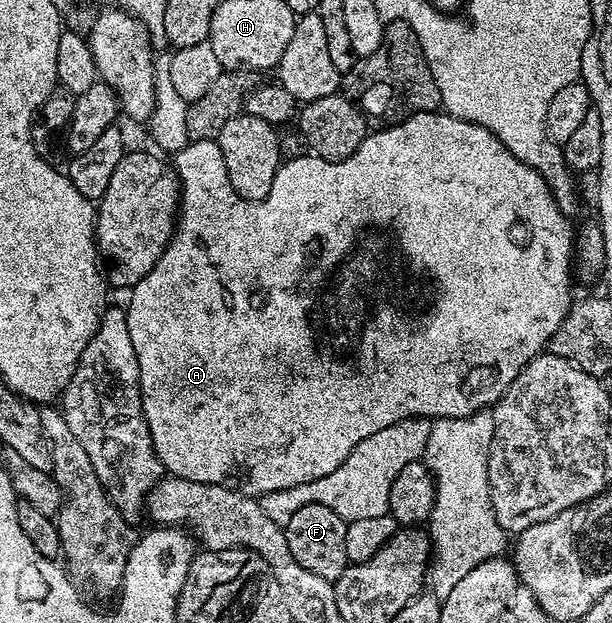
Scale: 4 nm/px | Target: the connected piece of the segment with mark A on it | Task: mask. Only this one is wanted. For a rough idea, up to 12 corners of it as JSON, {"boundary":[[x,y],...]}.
{"boundary":[[416,113],[244,201],[190,140],[128,294],[174,477],[496,405],[575,225]]}

